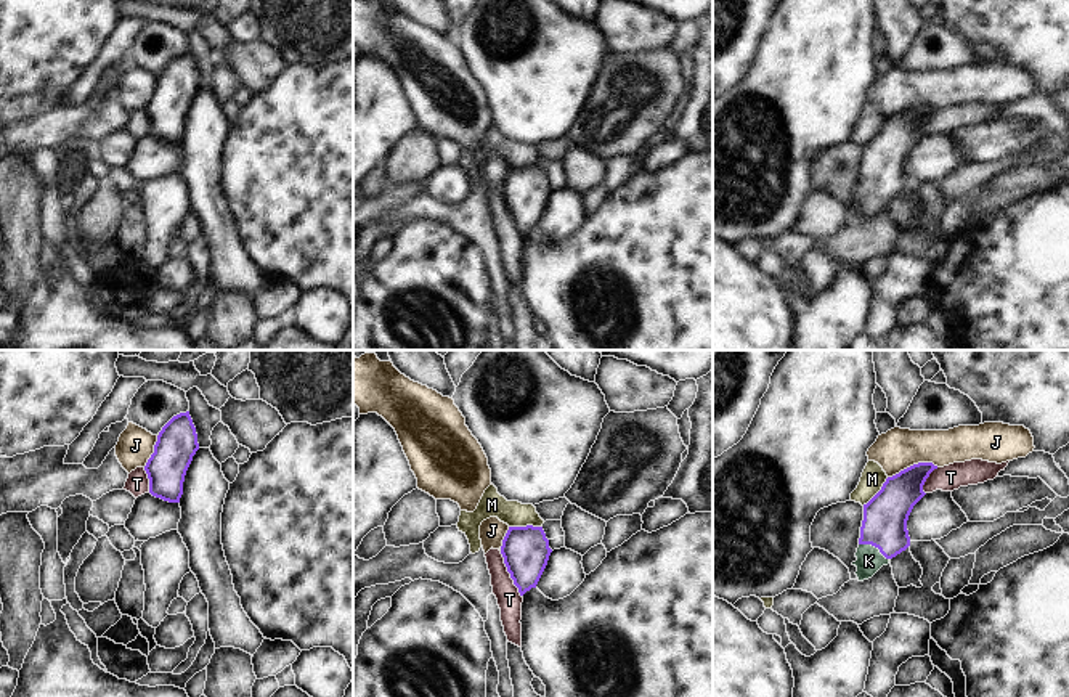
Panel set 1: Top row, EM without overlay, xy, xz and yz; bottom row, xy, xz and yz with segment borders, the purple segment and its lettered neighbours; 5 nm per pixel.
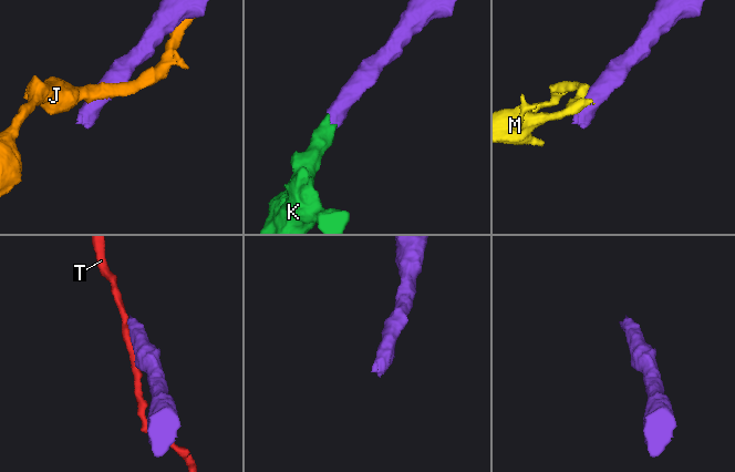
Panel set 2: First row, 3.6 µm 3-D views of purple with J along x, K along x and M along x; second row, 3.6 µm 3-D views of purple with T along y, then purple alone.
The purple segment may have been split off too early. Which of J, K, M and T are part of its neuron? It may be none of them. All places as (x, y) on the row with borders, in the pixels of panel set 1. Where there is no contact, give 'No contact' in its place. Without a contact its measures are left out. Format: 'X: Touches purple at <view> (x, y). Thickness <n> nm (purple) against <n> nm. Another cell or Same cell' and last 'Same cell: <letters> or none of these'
J: Touches purple at yz (914, 464). Thickness 200 nm (purple) against 200 nm. Another cell
K: Touches purple at yz (873, 545). Thickness 220 nm (purple) against 130 nm. Same cell
M: Touches purple at xz (527, 525). Thickness 240 nm (purple) against 130 nm. Another cell
T: Touches purple at xz (509, 572). Thickness 240 nm (purple) against 120 nm. Another cell
Same cell: K.

